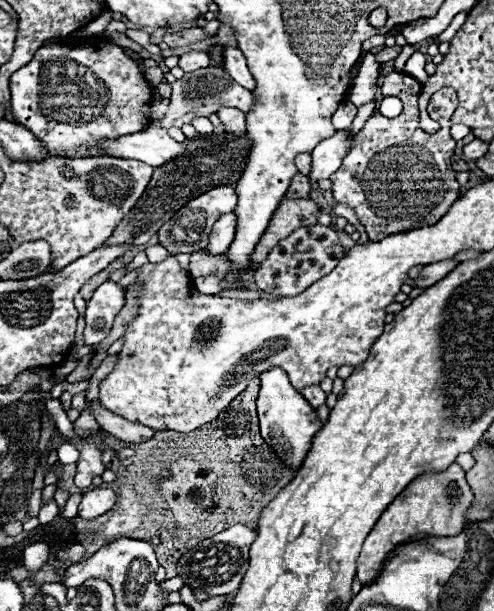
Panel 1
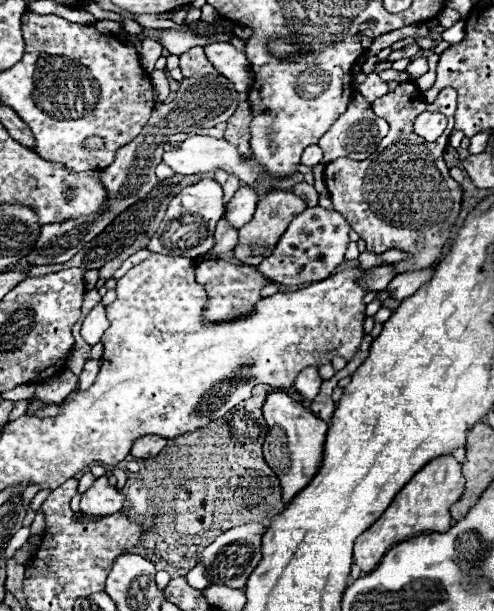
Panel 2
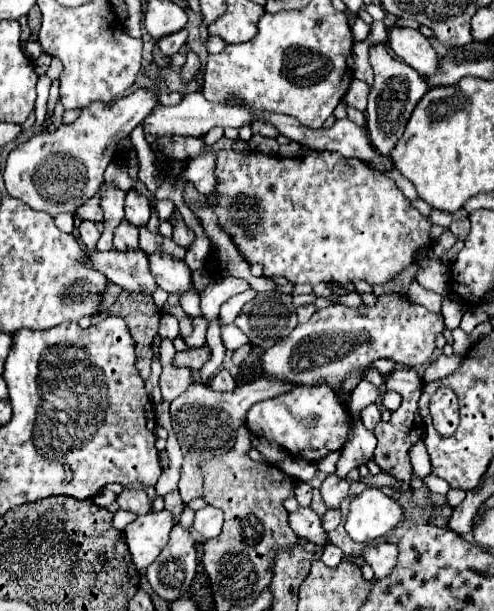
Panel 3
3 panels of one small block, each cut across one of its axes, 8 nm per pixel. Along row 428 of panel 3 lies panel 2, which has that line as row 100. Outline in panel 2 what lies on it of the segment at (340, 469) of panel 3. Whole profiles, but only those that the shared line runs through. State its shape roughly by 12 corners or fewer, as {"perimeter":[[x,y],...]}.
{"perimeter":[[358,92],[320,138],[324,164],[366,160],[388,124]]}

